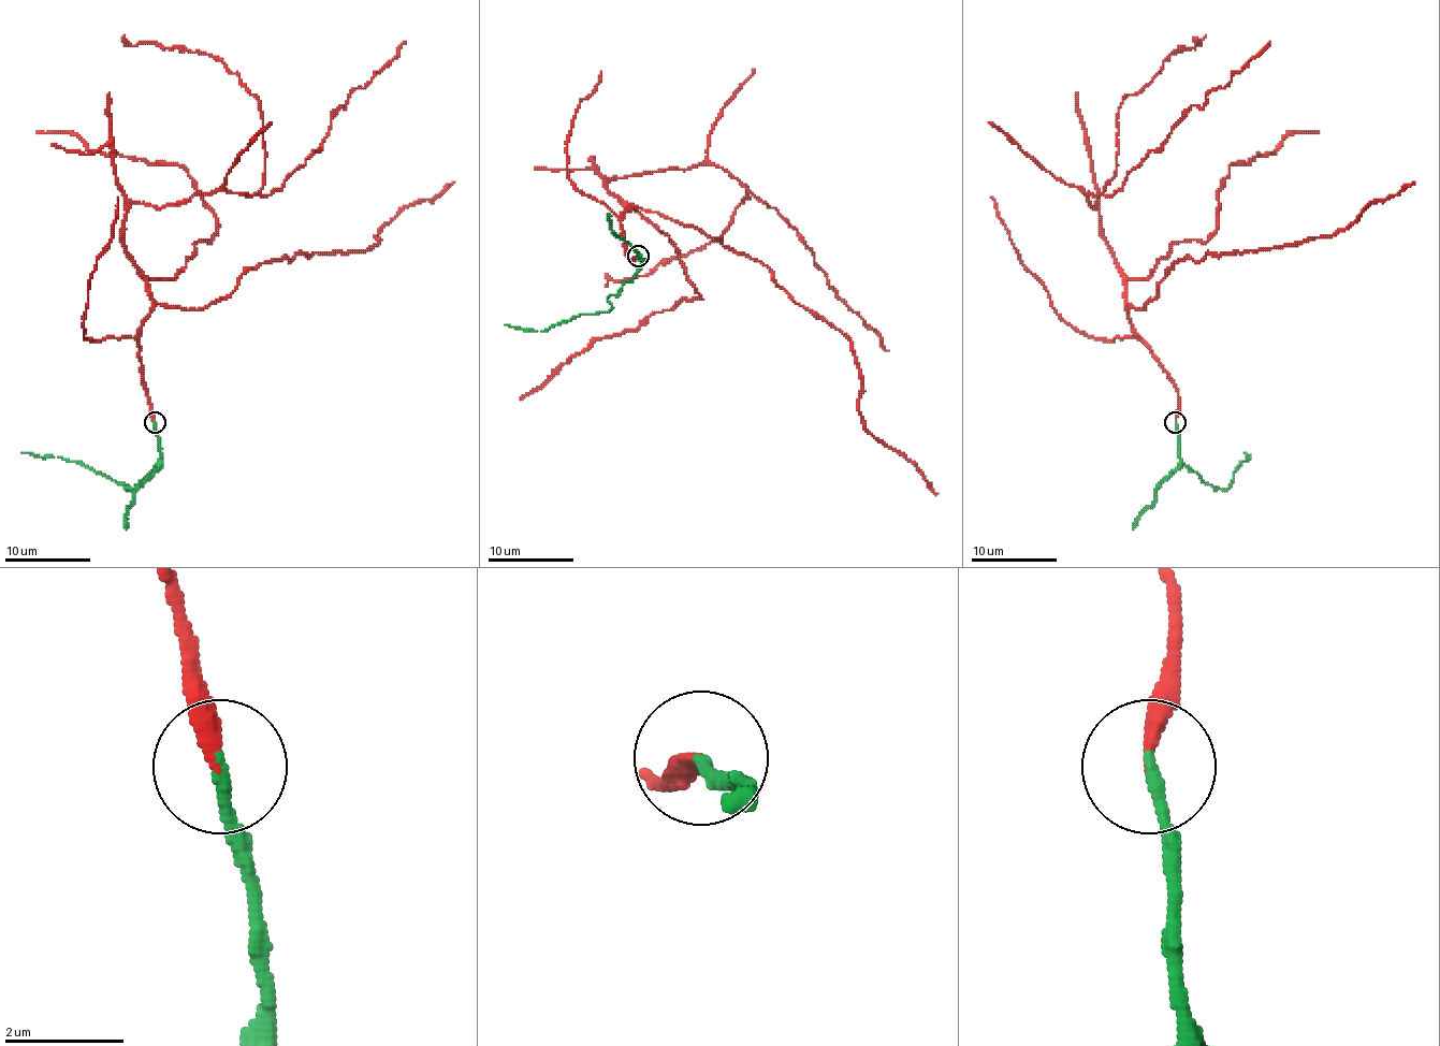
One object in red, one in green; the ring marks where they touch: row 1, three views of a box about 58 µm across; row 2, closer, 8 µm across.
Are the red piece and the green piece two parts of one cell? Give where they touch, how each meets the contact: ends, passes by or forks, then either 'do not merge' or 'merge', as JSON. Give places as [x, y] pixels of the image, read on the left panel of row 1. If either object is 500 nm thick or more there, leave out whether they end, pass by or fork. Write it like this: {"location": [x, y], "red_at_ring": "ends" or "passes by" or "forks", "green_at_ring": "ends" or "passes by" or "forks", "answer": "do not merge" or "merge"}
{"location": [155, 422], "red_at_ring": "ends", "green_at_ring": "ends", "answer": "merge"}

